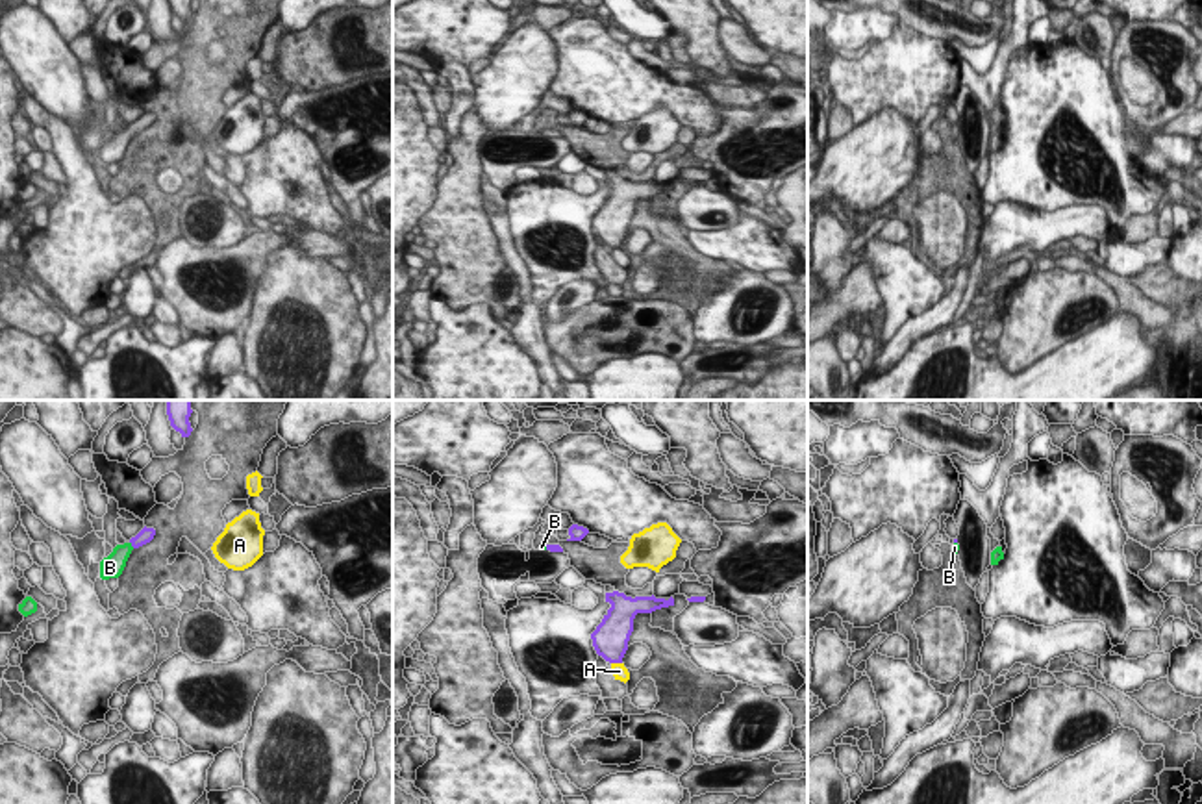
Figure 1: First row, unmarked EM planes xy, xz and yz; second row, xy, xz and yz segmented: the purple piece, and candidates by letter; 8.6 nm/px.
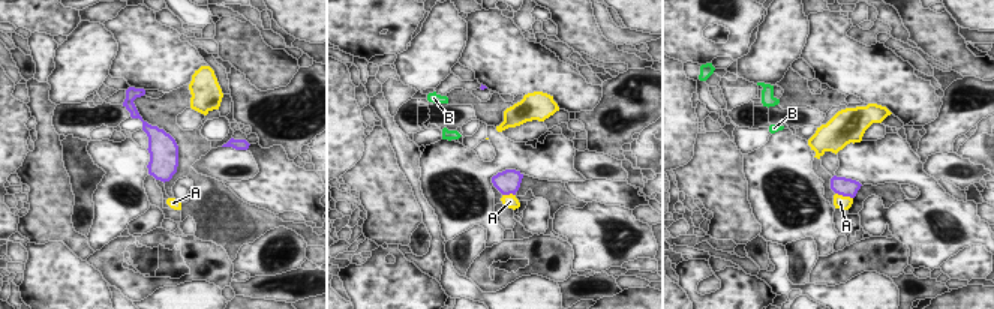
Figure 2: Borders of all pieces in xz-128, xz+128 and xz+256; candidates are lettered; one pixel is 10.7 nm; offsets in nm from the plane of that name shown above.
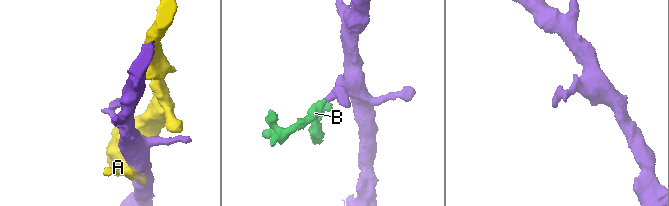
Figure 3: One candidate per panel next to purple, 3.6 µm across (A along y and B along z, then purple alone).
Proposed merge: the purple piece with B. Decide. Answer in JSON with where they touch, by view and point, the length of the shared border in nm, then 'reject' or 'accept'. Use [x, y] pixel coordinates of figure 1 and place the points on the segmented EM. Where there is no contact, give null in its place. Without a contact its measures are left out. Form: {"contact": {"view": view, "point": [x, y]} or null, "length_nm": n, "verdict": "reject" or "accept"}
{"contact": {"view": "xy", "point": [132, 545]}, "length_nm": 70, "verdict": "accept"}

